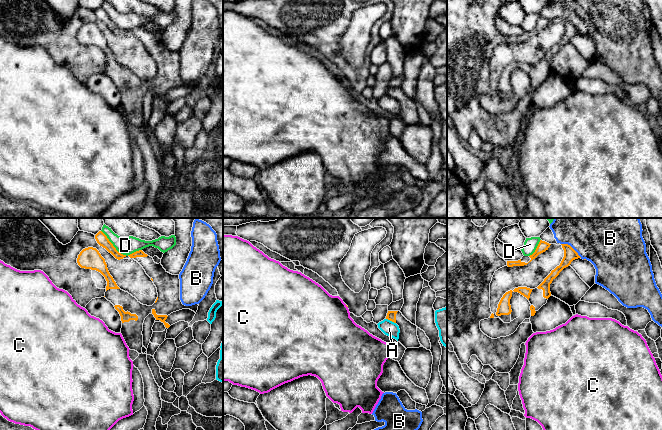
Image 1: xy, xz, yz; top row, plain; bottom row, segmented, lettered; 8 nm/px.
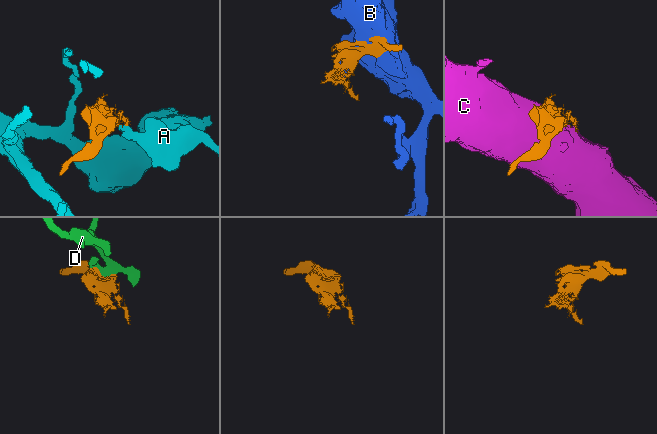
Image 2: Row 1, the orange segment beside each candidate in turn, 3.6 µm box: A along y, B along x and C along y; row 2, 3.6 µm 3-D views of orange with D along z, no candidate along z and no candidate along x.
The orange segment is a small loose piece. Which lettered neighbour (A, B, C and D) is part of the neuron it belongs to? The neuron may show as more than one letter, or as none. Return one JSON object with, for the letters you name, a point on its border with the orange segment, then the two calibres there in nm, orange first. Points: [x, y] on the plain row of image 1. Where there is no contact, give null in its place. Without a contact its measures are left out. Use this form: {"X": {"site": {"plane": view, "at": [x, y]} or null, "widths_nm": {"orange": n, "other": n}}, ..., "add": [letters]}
{"add": []}

